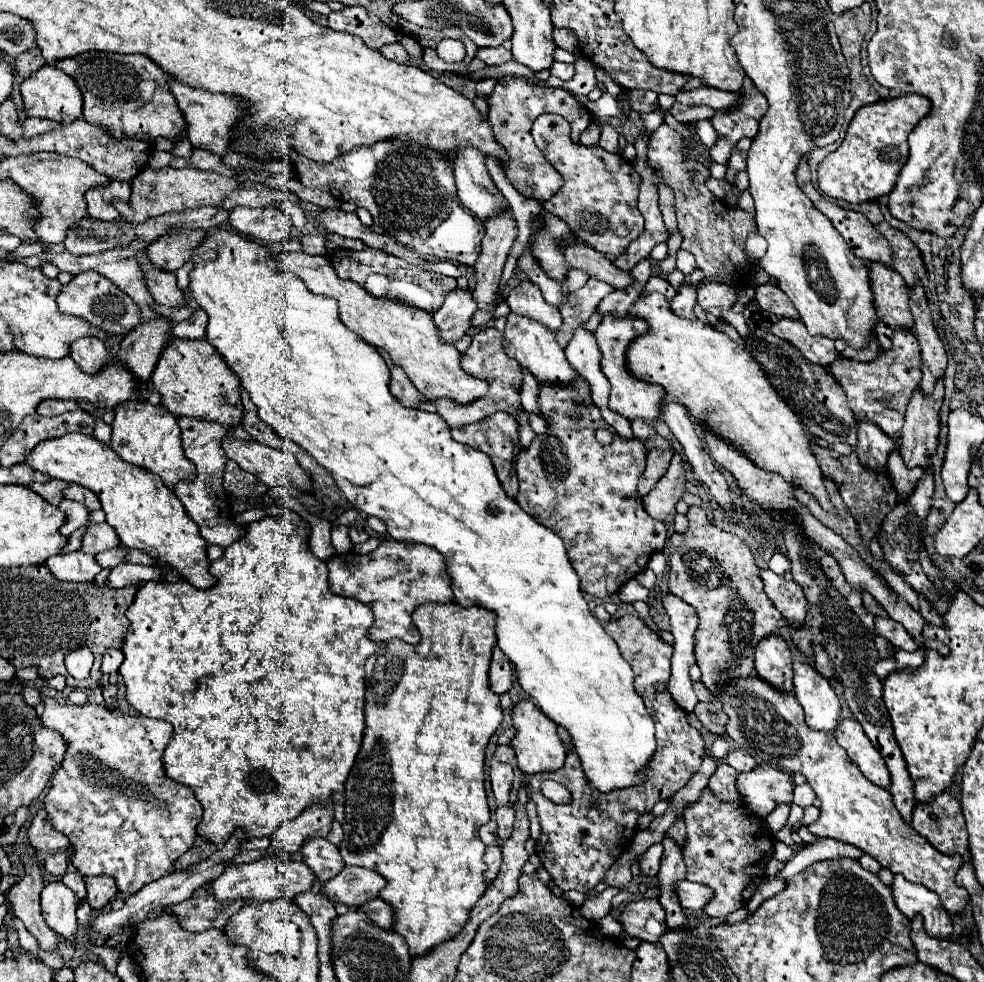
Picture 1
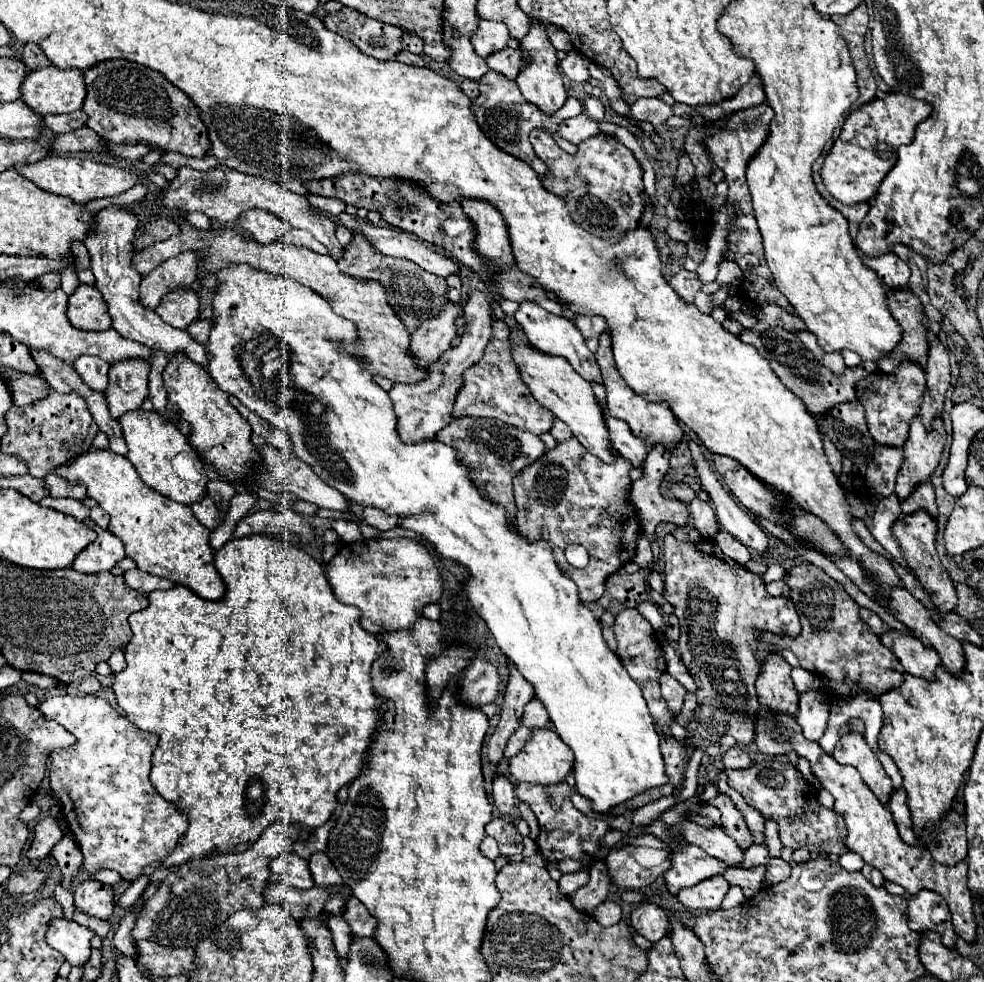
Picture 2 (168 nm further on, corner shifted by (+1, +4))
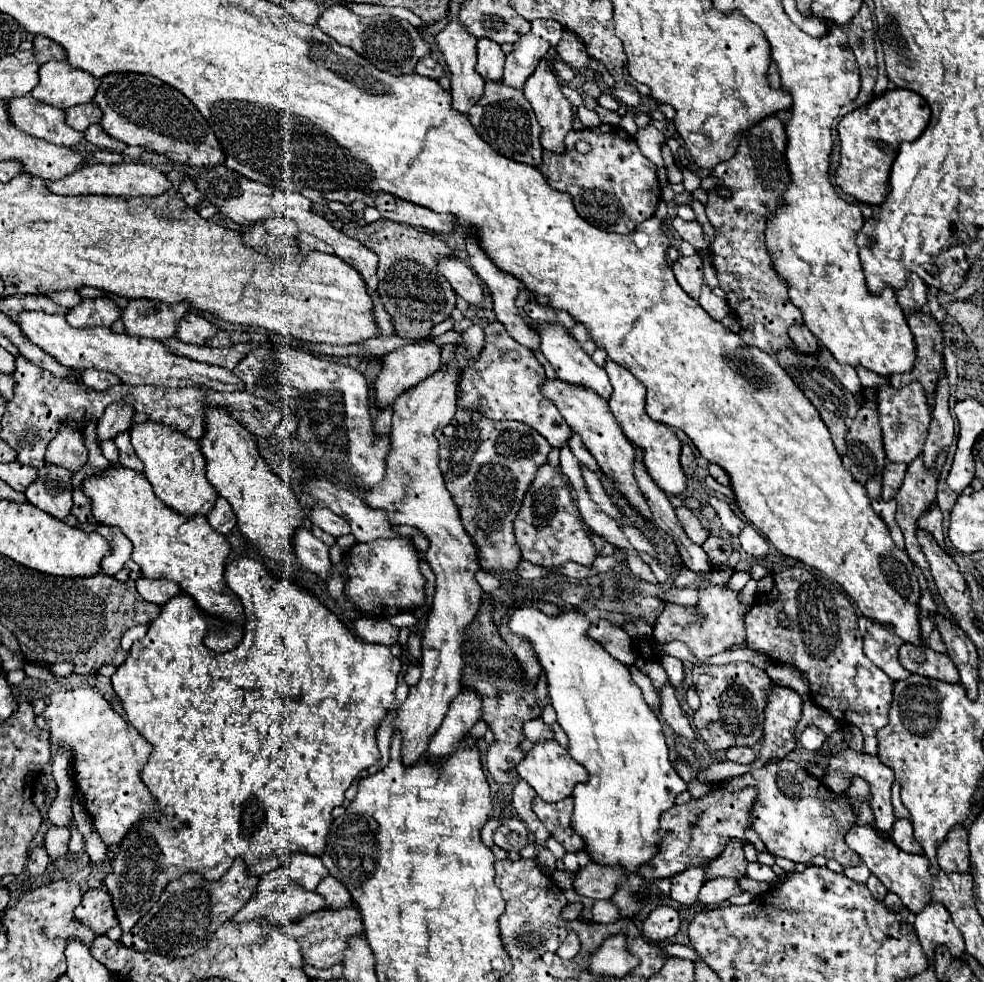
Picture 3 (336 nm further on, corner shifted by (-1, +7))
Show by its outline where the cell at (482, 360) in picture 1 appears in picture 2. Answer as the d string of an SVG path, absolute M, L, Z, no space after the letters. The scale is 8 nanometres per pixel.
M494 320L492 338L484 350L482 360L464 372L464 386L456 394L452 416L454 418L462 418L462 416L496 418L520 430L540 436L542 432L548 432L552 428L554 414L548 408L544 408L540 402L536 402L532 392L528 392L528 386L520 380L520 372L510 356L508 336L510 336L508 324L504 320Z

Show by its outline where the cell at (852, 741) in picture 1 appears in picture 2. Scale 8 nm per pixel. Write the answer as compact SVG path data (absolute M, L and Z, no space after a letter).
M846 732L832 756L836 760L840 760L840 764L850 764L854 768L858 768L862 780L870 786L870 790L884 802L888 804L888 798L892 794L892 780L888 778L888 774L884 772L882 764L878 762L876 754L870 750L866 738L858 732Z

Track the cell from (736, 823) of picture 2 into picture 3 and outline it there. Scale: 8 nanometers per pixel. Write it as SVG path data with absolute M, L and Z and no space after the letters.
M730 841L728 847L724 849L724 853L720 857L716 857L708 869L706 869L706 877L704 881L712 879L712 877L730 877L730 879L742 879L746 875L746 859L744 859L744 851L742 851L742 843L740 841Z

